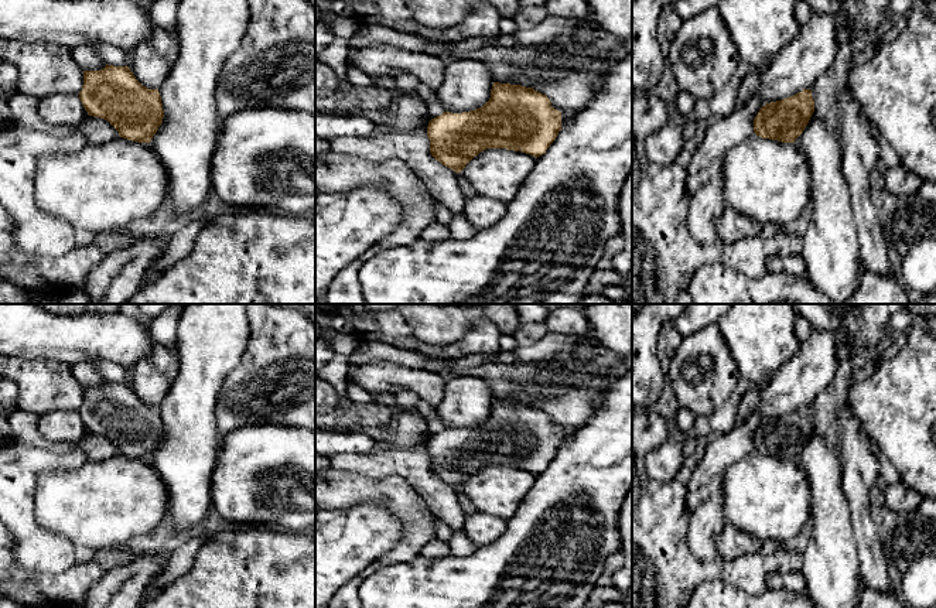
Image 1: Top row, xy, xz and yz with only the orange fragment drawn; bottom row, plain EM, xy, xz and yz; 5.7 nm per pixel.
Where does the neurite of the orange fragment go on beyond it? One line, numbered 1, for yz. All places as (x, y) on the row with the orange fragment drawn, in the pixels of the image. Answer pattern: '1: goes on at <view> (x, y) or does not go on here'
1: does not go on here

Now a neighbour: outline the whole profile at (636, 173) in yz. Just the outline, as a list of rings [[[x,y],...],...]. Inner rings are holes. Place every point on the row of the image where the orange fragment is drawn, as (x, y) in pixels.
[[[632,133],[632,191],[638,187],[642,178],[640,163],[636,157],[636,139]]]

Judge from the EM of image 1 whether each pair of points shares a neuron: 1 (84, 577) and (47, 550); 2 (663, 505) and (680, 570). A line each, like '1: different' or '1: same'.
1: different
2: same

